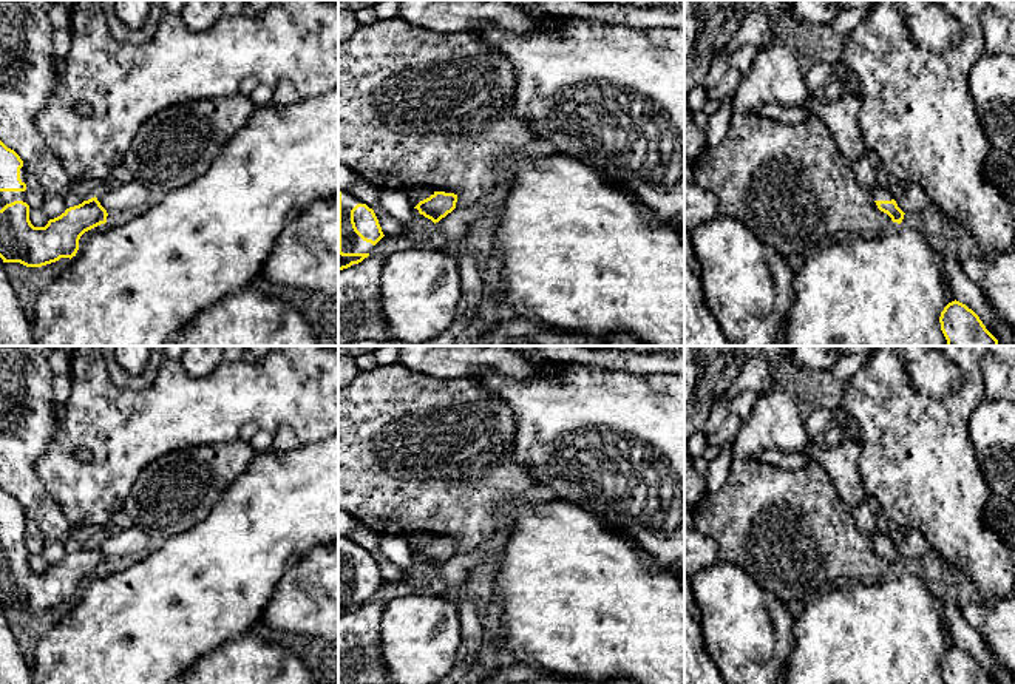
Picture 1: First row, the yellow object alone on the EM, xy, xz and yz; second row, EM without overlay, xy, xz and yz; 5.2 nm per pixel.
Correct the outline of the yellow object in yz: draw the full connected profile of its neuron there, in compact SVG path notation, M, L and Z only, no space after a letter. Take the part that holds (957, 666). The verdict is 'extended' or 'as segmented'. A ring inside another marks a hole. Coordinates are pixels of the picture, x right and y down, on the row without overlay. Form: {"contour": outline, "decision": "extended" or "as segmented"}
{"contour": "M956 645L944 653L939 669L945 684L995 684L979 662Z", "decision": "as segmented"}

